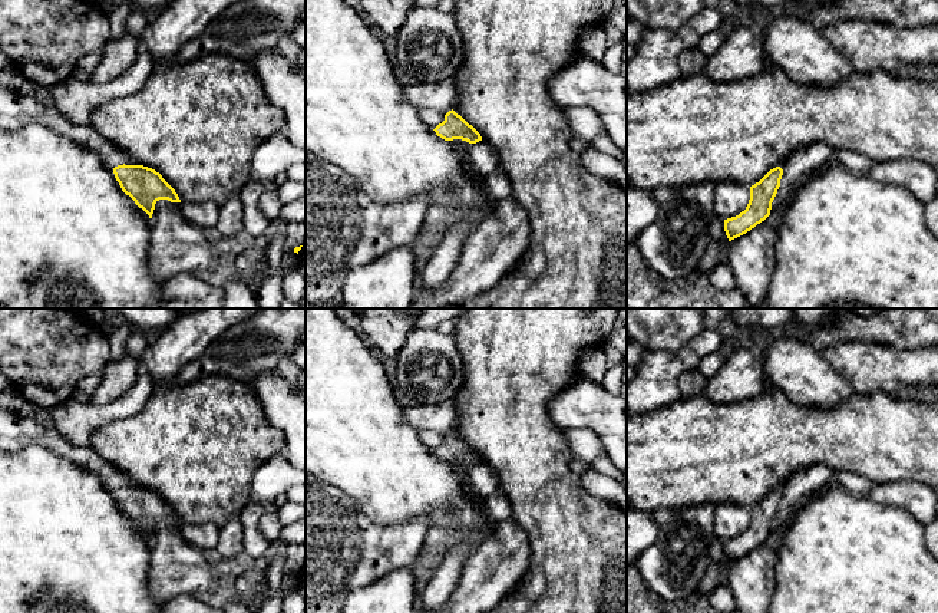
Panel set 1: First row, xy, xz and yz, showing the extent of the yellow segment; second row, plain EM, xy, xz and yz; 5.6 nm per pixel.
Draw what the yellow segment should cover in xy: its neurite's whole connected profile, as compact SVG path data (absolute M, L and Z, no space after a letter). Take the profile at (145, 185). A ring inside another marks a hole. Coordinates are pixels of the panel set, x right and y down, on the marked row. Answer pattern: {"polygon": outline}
{"polygon": "M0 86L0 131L19 131L37 123L70 138L87 151L102 156L113 169L122 191L152 218L159 200L181 202L175 189L159 172L123 155L90 125L76 125L55 106L43 105L30 96Z"}

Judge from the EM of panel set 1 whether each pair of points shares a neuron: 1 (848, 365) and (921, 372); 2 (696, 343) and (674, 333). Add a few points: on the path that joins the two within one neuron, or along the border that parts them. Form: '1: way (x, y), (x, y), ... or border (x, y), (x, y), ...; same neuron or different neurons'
1: way (867, 365), (872, 368), (902, 368); same neuron
2: border (704, 328), (676, 351), (659, 349); different neurons

